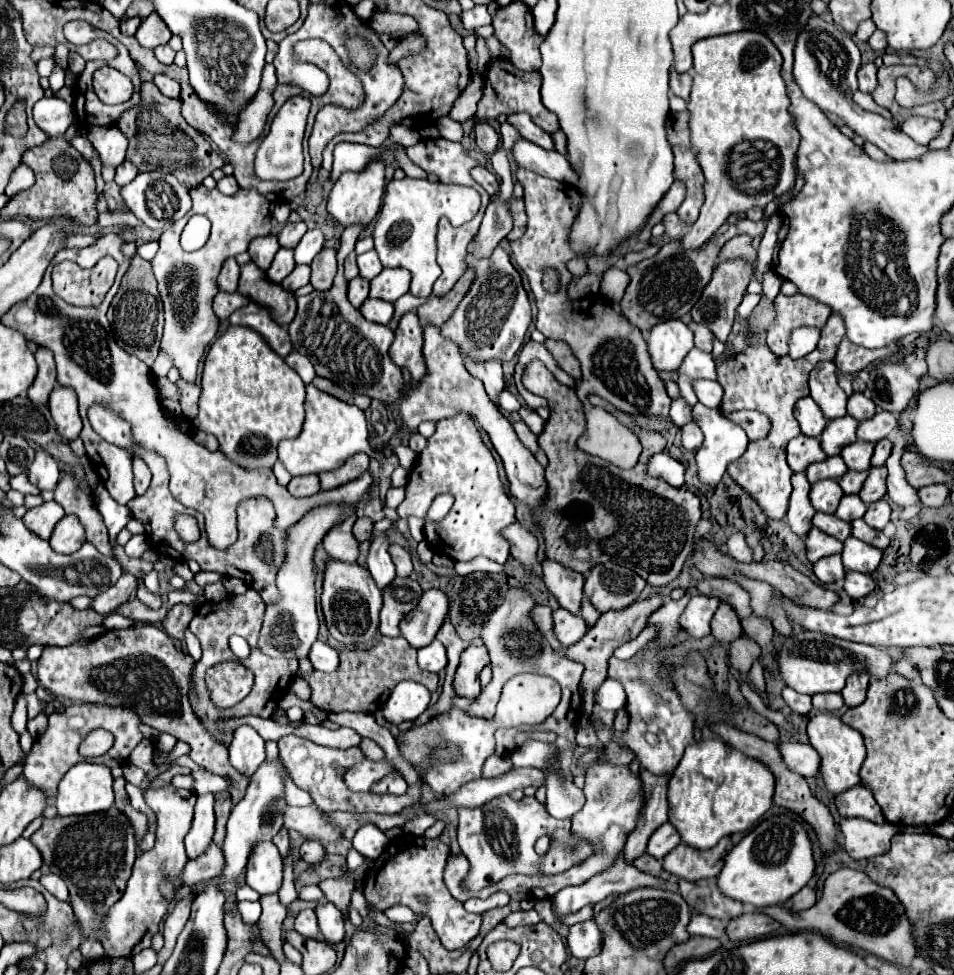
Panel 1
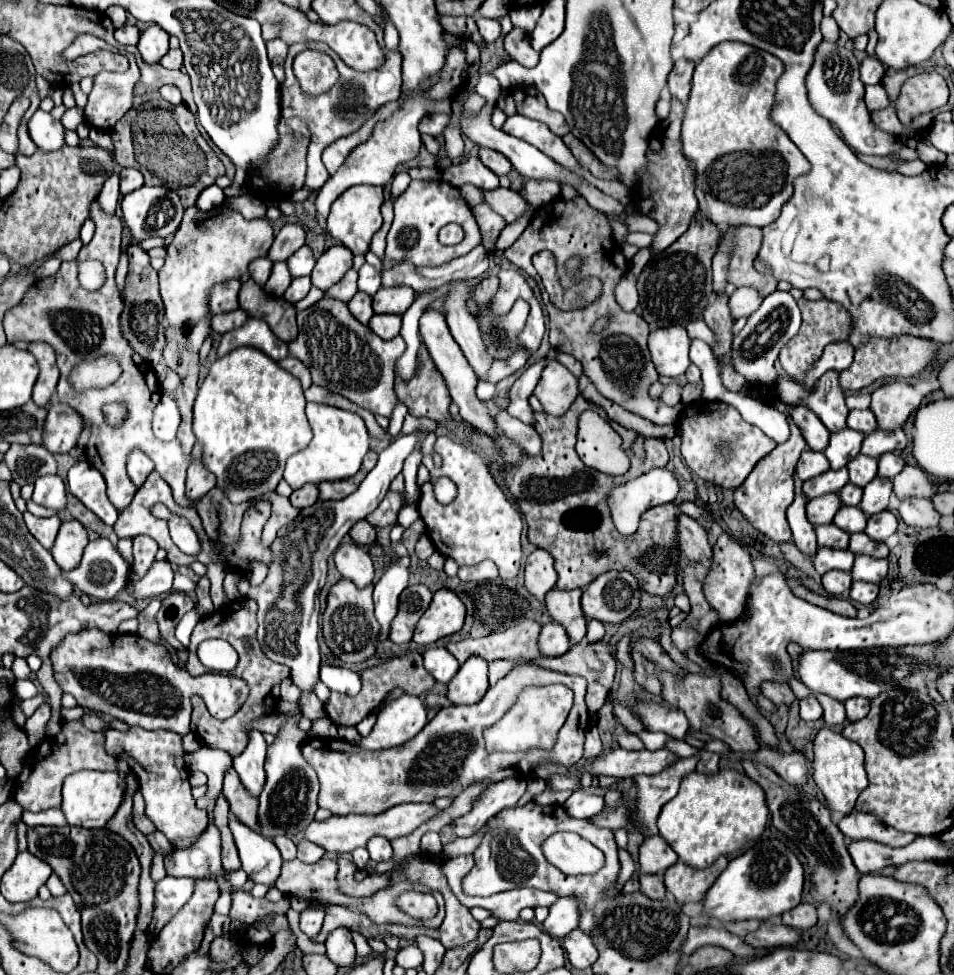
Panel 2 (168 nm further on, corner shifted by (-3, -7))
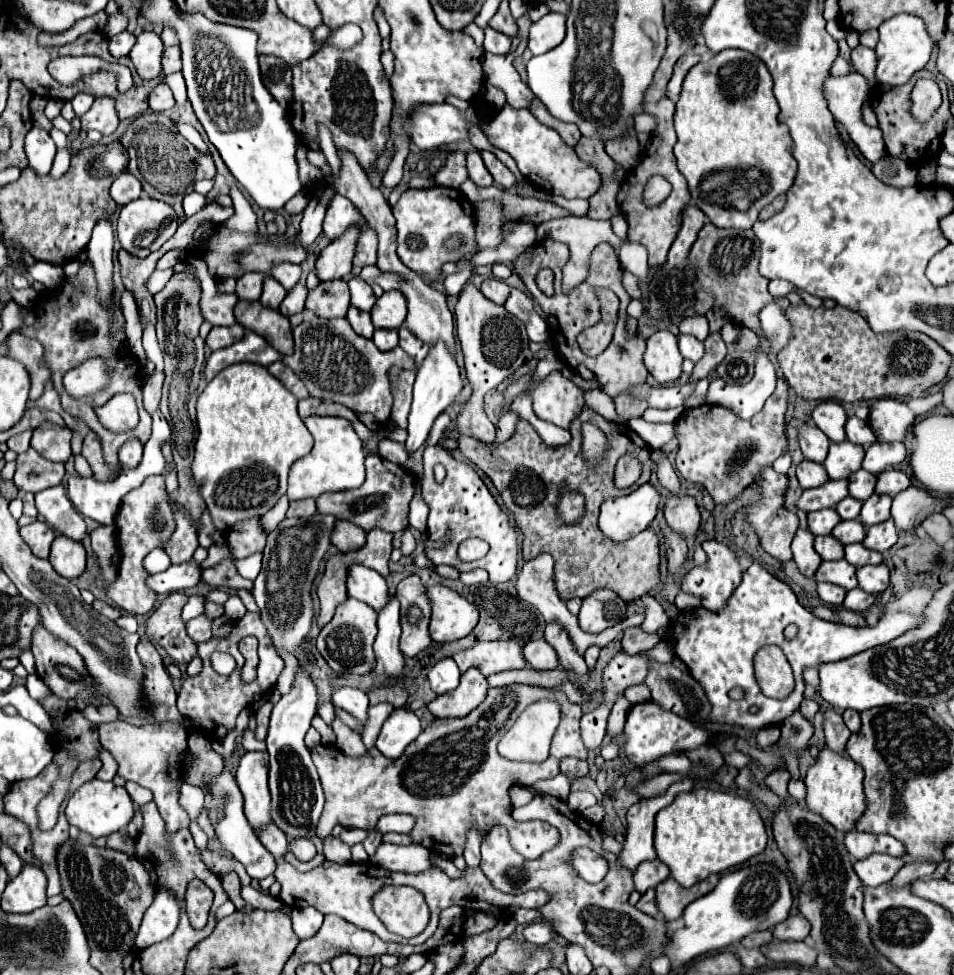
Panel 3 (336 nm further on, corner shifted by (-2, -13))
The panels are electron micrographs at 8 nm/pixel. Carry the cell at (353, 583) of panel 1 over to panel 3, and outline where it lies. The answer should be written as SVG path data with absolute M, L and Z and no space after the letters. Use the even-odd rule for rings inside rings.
M346 598L334 614L334 618L320 630L316 640L318 652L328 662L328 666L338 674L368 674L374 670L374 652L372 644L376 638L376 610L358 602L354 598Z

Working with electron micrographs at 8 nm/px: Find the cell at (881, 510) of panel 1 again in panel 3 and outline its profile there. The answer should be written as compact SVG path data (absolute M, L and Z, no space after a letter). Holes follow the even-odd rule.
M886 520L882 524L876 524L876 526L870 526L866 530L866 538L864 538L864 546L870 548L870 550L876 550L876 552L884 552L888 548L892 548L898 540L898 534L896 534L896 526L894 526L894 520Z

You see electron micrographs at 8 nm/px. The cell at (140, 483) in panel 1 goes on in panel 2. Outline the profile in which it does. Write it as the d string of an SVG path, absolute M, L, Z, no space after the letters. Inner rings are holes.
M135 448L131 452L131 456L127 458L127 474L133 480L135 486L141 486L145 482L145 478L149 476L149 472L153 470L153 462L149 456L145 456L139 448Z

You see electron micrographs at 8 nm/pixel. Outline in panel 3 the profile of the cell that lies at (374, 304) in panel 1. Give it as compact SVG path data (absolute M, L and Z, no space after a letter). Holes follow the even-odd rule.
M380 328L380 330L374 332L372 340L378 346L378 350L386 352L386 350L398 346L398 330L384 330L384 328Z

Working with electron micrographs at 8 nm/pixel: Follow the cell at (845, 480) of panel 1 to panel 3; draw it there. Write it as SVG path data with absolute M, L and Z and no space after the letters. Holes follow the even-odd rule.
M846 496L842 502L838 502L836 512L840 514L842 520L854 520L854 518L858 518L858 514L860 514L860 506L862 506L862 502Z

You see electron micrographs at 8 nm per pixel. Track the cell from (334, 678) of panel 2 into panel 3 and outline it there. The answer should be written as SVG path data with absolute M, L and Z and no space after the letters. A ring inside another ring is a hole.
M338 688L332 692L332 702L334 706L346 710L348 714L356 716L362 724L366 720L366 710L368 710L368 696L360 688Z

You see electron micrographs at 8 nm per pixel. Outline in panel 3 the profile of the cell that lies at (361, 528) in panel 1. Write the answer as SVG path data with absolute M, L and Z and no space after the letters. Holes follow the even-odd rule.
M338 520L334 532L332 532L332 544L340 552L354 552L360 550L366 542L366 532L360 526L354 526L352 522Z

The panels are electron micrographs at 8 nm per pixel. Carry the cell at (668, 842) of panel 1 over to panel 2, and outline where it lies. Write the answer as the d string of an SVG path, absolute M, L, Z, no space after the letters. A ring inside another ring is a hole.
M651 836L639 846L639 874L663 874L675 862L675 852L659 836Z

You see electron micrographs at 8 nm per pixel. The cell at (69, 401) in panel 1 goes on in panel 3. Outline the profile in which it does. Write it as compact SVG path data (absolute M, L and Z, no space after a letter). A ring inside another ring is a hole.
M44 422L42 426L38 426L32 434L30 446L44 456L46 460L54 460L54 462L66 462L72 456L70 450L70 440L72 440L72 432L64 426L58 424L48 424Z

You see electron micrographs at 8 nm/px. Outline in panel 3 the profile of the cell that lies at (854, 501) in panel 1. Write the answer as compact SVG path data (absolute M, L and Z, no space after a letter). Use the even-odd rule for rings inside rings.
M842 520L838 522L838 526L834 526L832 536L846 546L846 544L862 542L866 536L866 528L862 526L860 520Z

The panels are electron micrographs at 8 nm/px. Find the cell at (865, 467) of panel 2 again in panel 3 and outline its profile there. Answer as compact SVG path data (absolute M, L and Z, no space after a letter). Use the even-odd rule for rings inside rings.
M858 470L856 474L850 474L848 478L850 482L850 496L856 500L868 500L874 494L874 484L876 484L876 476L870 474L868 470Z

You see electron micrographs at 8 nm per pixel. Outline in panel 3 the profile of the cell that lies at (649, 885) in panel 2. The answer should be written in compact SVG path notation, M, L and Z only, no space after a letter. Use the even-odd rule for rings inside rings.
M650 888L650 890L646 890L646 892L642 894L642 898L638 900L636 908L638 908L638 910L642 910L642 912L646 912L646 914L650 914L650 916L658 916L658 906L656 906L656 892L654 892L652 888Z

